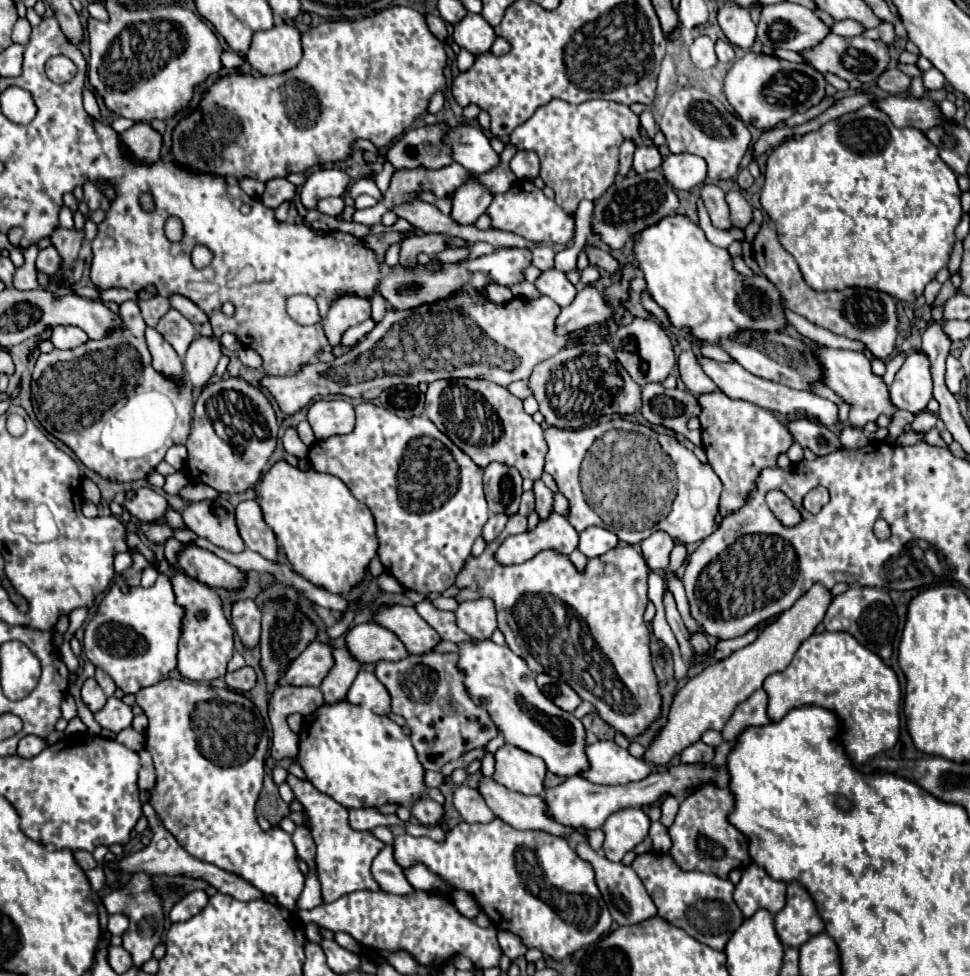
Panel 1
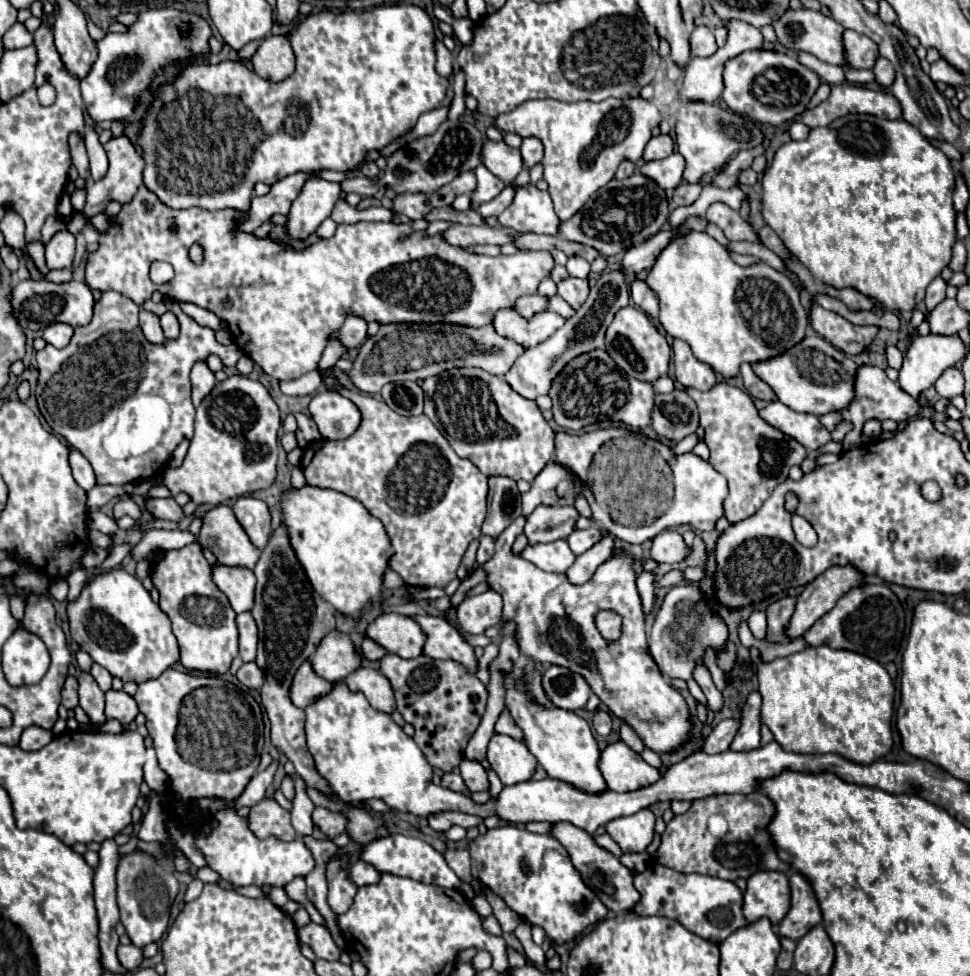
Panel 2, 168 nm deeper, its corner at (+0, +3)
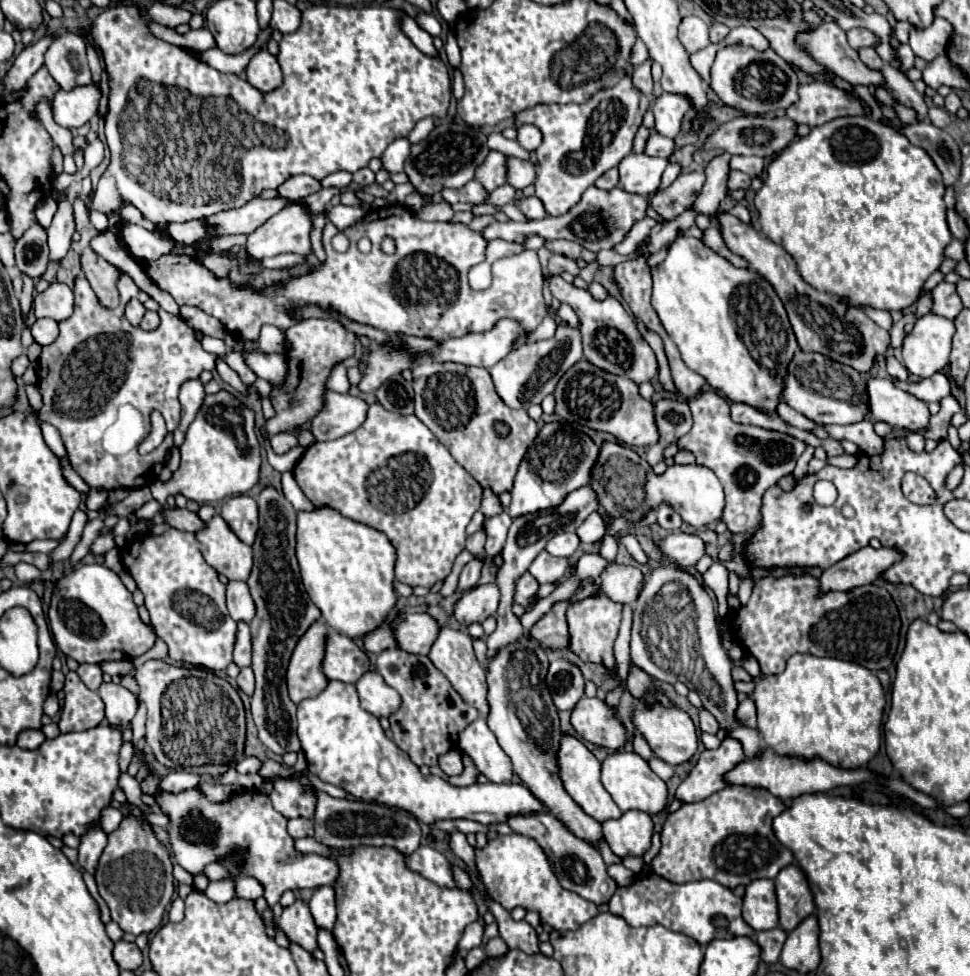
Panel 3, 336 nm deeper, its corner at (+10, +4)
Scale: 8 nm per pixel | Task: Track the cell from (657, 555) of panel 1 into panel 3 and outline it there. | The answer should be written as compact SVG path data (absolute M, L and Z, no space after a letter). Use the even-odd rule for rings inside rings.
M684 532L670 534L662 542L658 542L658 548L668 562L680 564L682 568L694 566L706 554L706 546L702 538L696 534L684 534Z

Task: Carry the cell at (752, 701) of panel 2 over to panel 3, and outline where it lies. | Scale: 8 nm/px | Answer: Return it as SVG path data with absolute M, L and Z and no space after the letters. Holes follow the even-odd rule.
M724 738L718 750L704 750L700 754L698 764L686 776L686 780L678 786L676 798L684 802L700 802L714 792L726 788L726 772L736 768L742 760L746 760L742 746L734 738Z

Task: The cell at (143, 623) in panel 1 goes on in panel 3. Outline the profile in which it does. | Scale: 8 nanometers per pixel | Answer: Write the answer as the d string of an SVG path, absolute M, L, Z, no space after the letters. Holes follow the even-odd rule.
M102 564L78 566L56 582L48 608L48 624L56 646L80 664L134 660L156 642L156 632L140 620L132 594L118 574Z

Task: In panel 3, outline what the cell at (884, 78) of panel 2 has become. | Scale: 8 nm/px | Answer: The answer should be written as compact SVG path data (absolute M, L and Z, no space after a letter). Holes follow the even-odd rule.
M860 48L858 54L860 54L860 60L862 60L868 68L874 68L874 70L880 70L880 68L882 68L882 58L878 56L878 52L876 52L874 48Z

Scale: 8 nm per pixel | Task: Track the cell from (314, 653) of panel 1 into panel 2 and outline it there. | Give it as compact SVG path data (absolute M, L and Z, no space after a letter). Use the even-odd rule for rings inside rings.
M340 631L328 633L308 661L314 673L330 683L342 681L348 673L360 667L360 655L356 653L350 637Z

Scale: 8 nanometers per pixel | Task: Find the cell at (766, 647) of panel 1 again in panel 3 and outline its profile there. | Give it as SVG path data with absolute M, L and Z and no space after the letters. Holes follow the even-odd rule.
M860 548L858 552L824 570L824 574L820 576L820 590L848 592L856 586L872 584L882 576L882 572L886 572L886 568L890 568L898 560L902 560L902 552L898 552L896 548Z

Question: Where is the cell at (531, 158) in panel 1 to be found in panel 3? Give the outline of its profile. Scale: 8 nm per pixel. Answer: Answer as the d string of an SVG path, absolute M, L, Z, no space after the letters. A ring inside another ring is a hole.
M522 124L518 128L518 142L522 144L522 148L532 152L532 150L536 150L540 146L542 132L538 132L538 128L534 128L532 124Z

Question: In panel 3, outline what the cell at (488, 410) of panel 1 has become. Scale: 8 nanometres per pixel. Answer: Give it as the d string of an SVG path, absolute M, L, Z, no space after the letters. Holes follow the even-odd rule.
M422 362L412 368L414 384L414 414L430 432L448 448L452 458L482 486L490 488L496 496L512 490L512 480L516 476L518 464L522 462L528 446L538 434L536 422L526 414L526 410L512 410L502 404L500 396L494 390L490 374L486 368L466 368L464 364L454 362Z

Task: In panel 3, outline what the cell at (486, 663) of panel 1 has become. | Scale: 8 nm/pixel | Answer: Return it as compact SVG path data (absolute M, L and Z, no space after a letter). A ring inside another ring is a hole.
M562 736L560 750L558 750L558 768L560 768L560 778L564 782L566 792L572 796L572 800L588 816L592 816L598 822L606 822L606 820L612 820L612 818L622 816L620 808L614 804L612 796L604 790L604 786L600 782L600 762L596 760L596 756L578 738Z

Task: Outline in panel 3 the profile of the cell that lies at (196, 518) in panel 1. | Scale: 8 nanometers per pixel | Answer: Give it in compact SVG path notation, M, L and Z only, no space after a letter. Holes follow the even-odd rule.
M216 514L206 528L196 534L204 560L228 580L248 580L252 570L252 546L242 544L228 528L220 514Z

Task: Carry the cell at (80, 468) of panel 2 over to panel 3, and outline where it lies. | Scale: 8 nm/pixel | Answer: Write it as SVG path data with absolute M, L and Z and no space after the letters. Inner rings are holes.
M40 420L40 428L42 428L44 440L46 440L46 444L52 448L52 452L54 452L58 458L66 458L66 448L64 448L64 444L62 444L62 440L60 440L60 432L58 432L52 424L42 422L42 420Z

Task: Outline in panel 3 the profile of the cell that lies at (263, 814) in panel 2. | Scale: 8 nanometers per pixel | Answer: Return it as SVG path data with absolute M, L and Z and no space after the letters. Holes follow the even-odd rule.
M152 770L142 782L142 794L150 794L156 798L156 804L160 806L162 814L168 816L170 824L166 828L168 832L168 844L170 850L174 854L176 864L180 864L184 870L188 870L190 874L202 874L204 866L212 864L212 862L224 862L226 856L230 854L240 854L240 864L238 864L238 872L244 876L252 876L256 878L262 888L264 888L264 898L268 902L268 906L272 908L274 904L278 904L280 896L286 890L300 890L300 888L318 888L318 886L326 886L326 884L334 884L336 876L338 876L338 866L336 862L332 862L330 858L318 856L318 854L302 854L294 848L294 840L290 838L290 834L286 832L286 818L274 810L270 798L266 794L262 794L256 788L244 788L242 792L234 792L232 798L228 802L210 802L206 798L206 794L198 788L190 788L178 794L172 792L164 792L160 790L160 780L162 776Z

